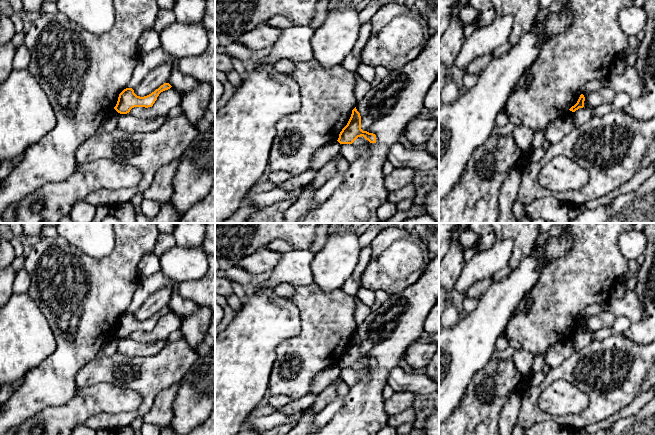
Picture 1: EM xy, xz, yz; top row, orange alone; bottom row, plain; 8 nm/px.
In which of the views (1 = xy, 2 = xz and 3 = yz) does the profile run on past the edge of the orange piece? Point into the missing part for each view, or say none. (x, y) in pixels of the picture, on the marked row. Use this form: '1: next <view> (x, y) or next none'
1: next none
2: next none
3: next none

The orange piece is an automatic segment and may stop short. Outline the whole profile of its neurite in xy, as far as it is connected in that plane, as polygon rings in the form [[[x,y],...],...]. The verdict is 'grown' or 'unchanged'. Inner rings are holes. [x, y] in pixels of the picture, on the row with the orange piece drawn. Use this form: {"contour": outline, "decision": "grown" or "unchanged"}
{"contour": [[[164,83],[154,92],[144,97],[137,96],[132,88],[126,88],[119,94],[114,109],[120,114],[127,114],[134,107],[152,107],[159,94],[171,87],[169,83]]], "decision": "unchanged"}

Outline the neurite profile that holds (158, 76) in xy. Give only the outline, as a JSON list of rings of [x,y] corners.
[[[168,61],[156,68],[154,68],[133,90],[137,96],[144,97],[156,89],[158,89],[164,83],[168,83],[169,76],[173,67],[176,65],[176,61]]]

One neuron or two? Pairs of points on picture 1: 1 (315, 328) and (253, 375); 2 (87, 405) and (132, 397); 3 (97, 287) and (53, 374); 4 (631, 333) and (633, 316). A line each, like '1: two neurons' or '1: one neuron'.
1: two neurons
2: one neuron
3: one neuron
4: two neurons

